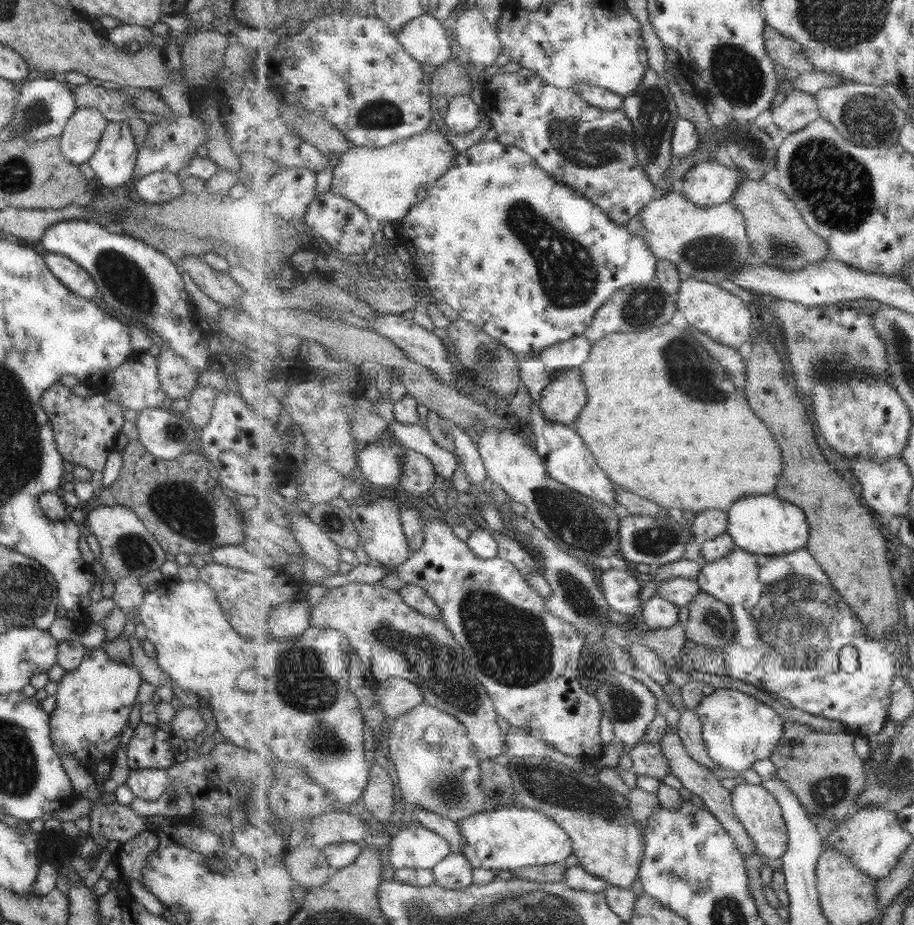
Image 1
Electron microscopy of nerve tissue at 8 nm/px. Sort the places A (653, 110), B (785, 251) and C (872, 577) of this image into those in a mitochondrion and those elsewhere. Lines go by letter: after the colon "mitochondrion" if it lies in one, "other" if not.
A: mitochondrion
B: mitochondrion
C: other

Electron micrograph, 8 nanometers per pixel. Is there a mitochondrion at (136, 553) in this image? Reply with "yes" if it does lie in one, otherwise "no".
yes

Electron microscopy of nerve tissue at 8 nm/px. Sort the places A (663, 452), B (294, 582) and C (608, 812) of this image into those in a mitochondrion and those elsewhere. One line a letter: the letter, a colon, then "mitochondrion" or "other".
A: other
B: other
C: mitochondrion

